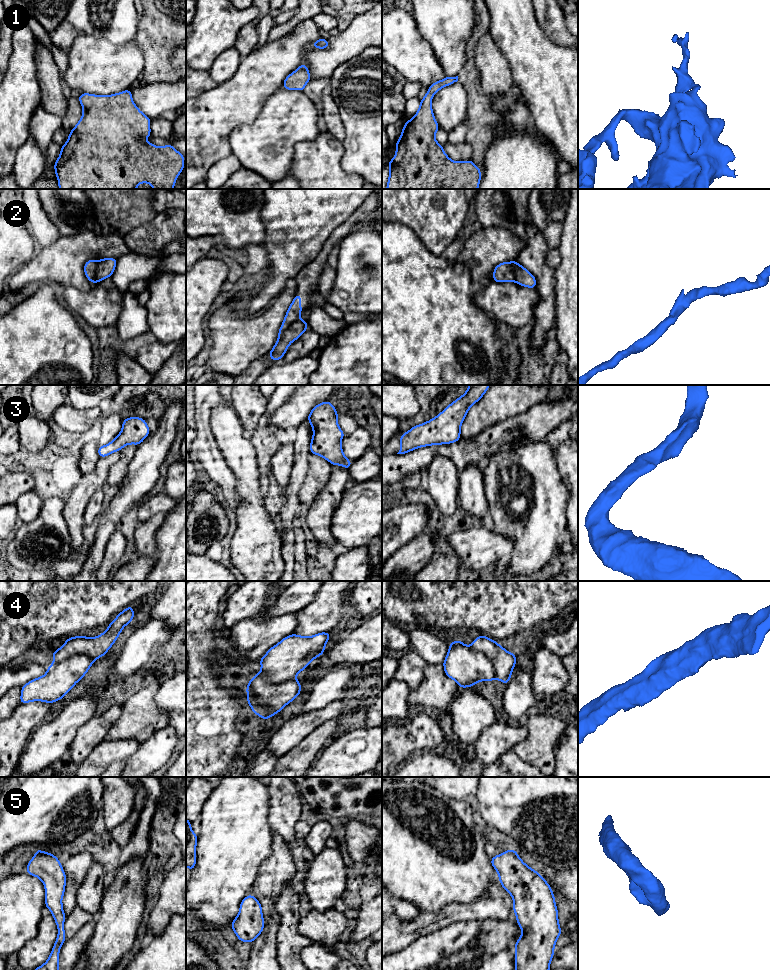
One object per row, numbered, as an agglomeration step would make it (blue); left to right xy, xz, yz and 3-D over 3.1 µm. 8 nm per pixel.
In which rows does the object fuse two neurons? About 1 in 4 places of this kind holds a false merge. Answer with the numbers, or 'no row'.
2, 4

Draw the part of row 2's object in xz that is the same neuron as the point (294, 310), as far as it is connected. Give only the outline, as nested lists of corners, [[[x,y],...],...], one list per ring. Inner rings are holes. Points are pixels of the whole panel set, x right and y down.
[[[296,293],[294,300],[289,306],[283,323],[279,329],[278,339],[282,336],[284,331],[287,330],[289,326],[298,319],[302,311],[303,310],[301,308],[301,294]]]

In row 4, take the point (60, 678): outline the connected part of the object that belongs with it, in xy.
[[[82,654],[53,663],[47,667],[45,675],[30,680],[21,688],[20,704],[61,700],[85,676],[93,663],[93,659]]]

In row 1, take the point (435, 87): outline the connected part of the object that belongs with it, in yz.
[[[445,77],[433,83],[414,117],[405,121],[401,137],[395,144],[396,154],[388,162],[389,179],[386,189],[478,189],[481,179],[481,170],[472,162],[451,160],[435,140],[439,125],[433,115],[431,100],[433,95],[445,86],[458,81],[456,77]]]

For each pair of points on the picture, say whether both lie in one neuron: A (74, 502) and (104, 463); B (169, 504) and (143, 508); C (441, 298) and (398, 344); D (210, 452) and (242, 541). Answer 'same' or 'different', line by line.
A: same
B: same
C: same
D: same

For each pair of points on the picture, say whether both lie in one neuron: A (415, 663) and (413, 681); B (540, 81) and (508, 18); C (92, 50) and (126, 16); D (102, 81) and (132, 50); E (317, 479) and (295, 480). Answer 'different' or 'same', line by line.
A: same
B: same
C: different
D: same
E: different

